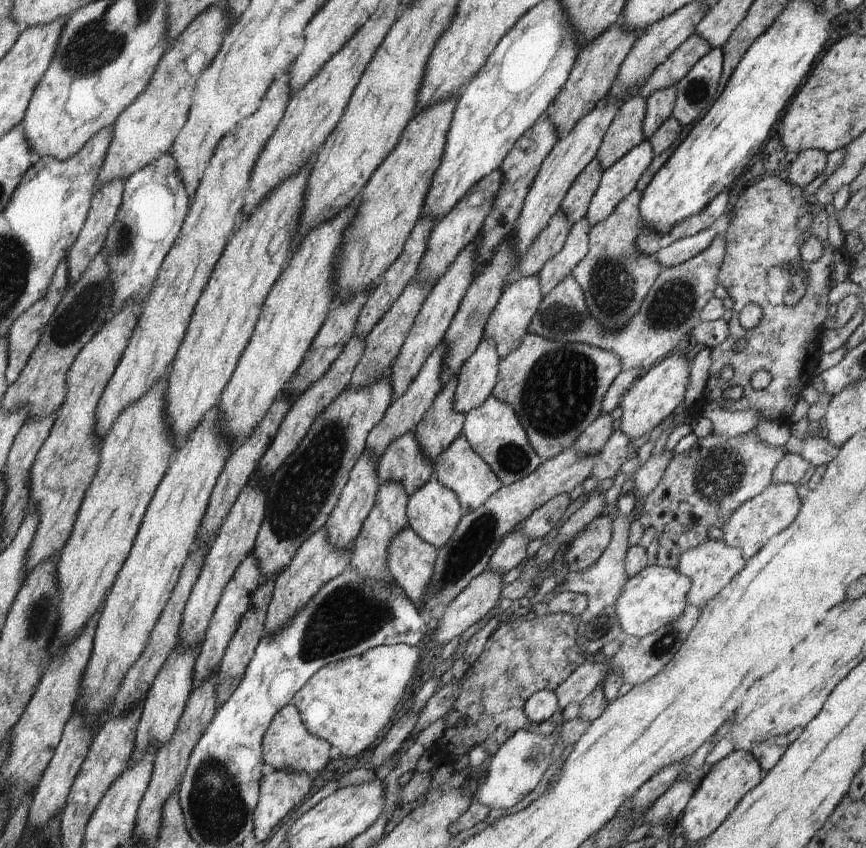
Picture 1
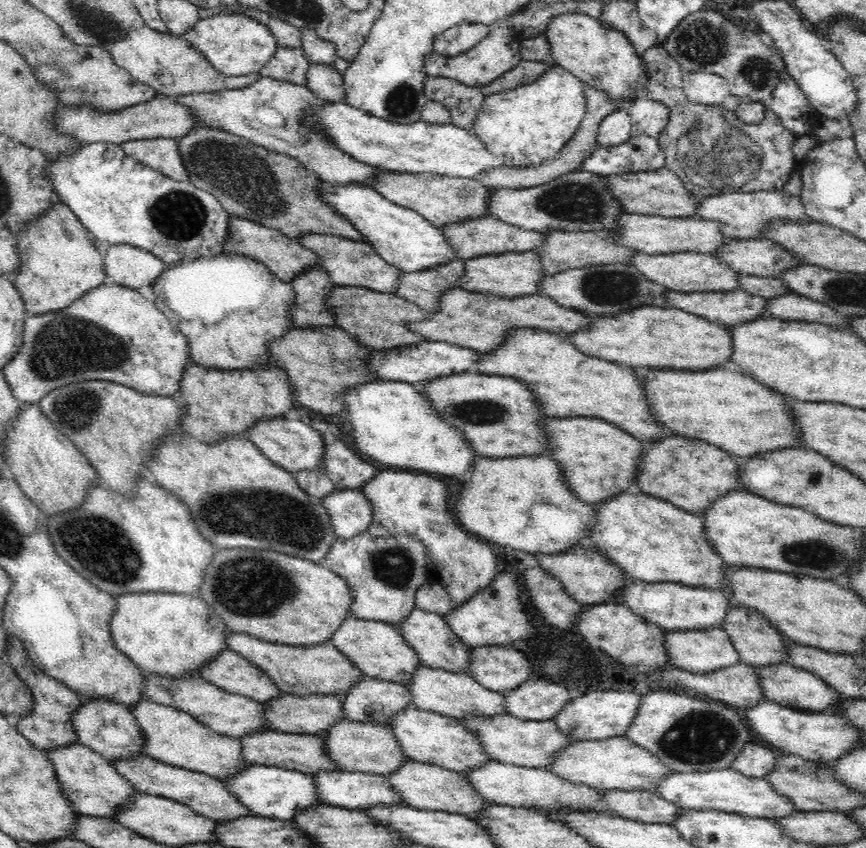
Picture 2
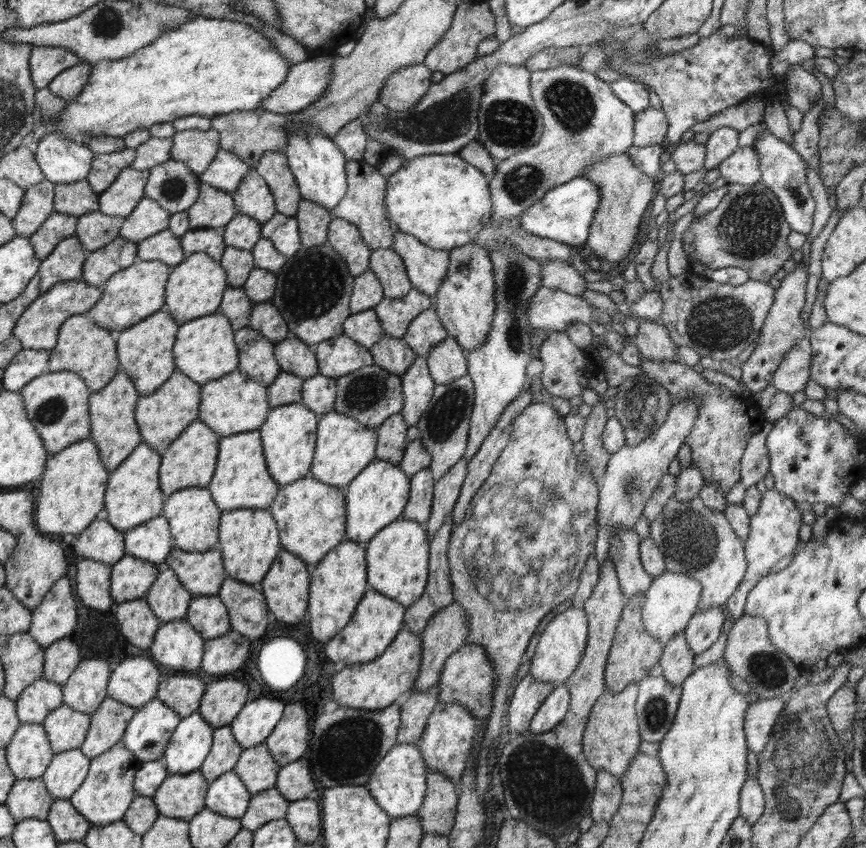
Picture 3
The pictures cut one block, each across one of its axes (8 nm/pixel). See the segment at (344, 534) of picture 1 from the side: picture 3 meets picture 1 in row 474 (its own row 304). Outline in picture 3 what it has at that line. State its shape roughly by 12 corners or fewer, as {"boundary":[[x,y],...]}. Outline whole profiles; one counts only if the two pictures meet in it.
{"boundary":[[372,269],[355,277],[351,314],[373,309],[383,298]]}

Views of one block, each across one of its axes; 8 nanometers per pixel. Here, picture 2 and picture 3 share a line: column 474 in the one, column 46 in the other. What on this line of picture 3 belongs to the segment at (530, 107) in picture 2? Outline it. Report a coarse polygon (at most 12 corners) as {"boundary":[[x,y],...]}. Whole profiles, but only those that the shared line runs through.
{"boundary":[[198,16],[94,63],[58,127],[124,137],[258,110],[292,66],[235,20]]}

